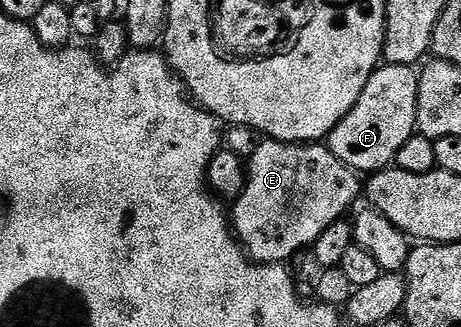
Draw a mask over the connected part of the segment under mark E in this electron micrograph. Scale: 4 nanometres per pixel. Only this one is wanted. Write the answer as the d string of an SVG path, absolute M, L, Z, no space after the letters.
M267 138L261 139L260 146L259 146L258 150L254 150L254 154L246 162L246 167L248 169L248 181L246 182L246 186L242 190L242 194L240 195L240 197L237 198L235 200L235 202L231 205L231 208L230 208L230 223L231 223L233 229L236 233L236 239L240 241L244 251L247 252L249 257L251 257L251 259L253 261L255 261L255 263L257 263L257 264L284 264L285 262L288 262L288 259L290 259L291 256L296 256L296 255L299 254L300 251L303 250L304 244L307 244L307 246L314 245L316 240L319 238L319 236L332 223L337 223L338 221L345 219L345 217L348 216L348 214L347 214L348 207L350 207L351 204L354 203L355 200L359 198L359 196L360 196L360 199L361 199L361 196L362 196L362 180L361 180L361 177L352 168L347 168L346 165L343 164L343 162L341 162L341 160L339 160L338 157L336 157L336 155L334 155L329 150L329 148L327 146L325 146L323 143L320 143L320 142L317 142L315 144L284 144L280 140L270 140L270 139L267 139Z

